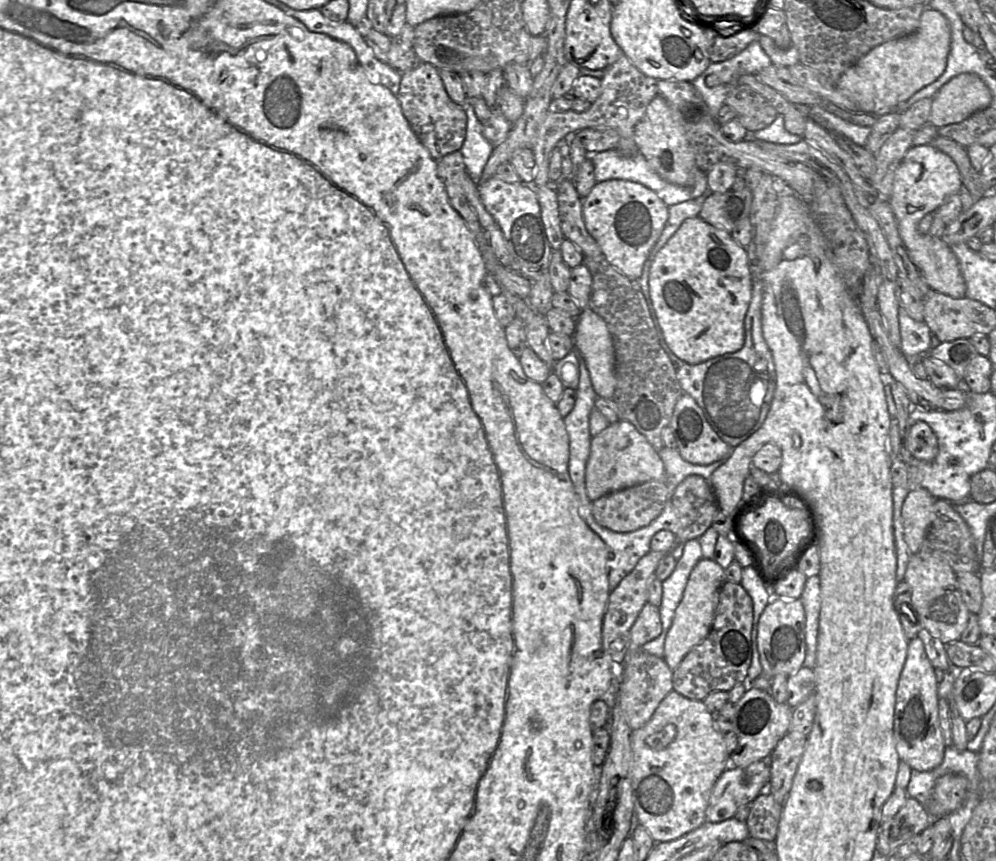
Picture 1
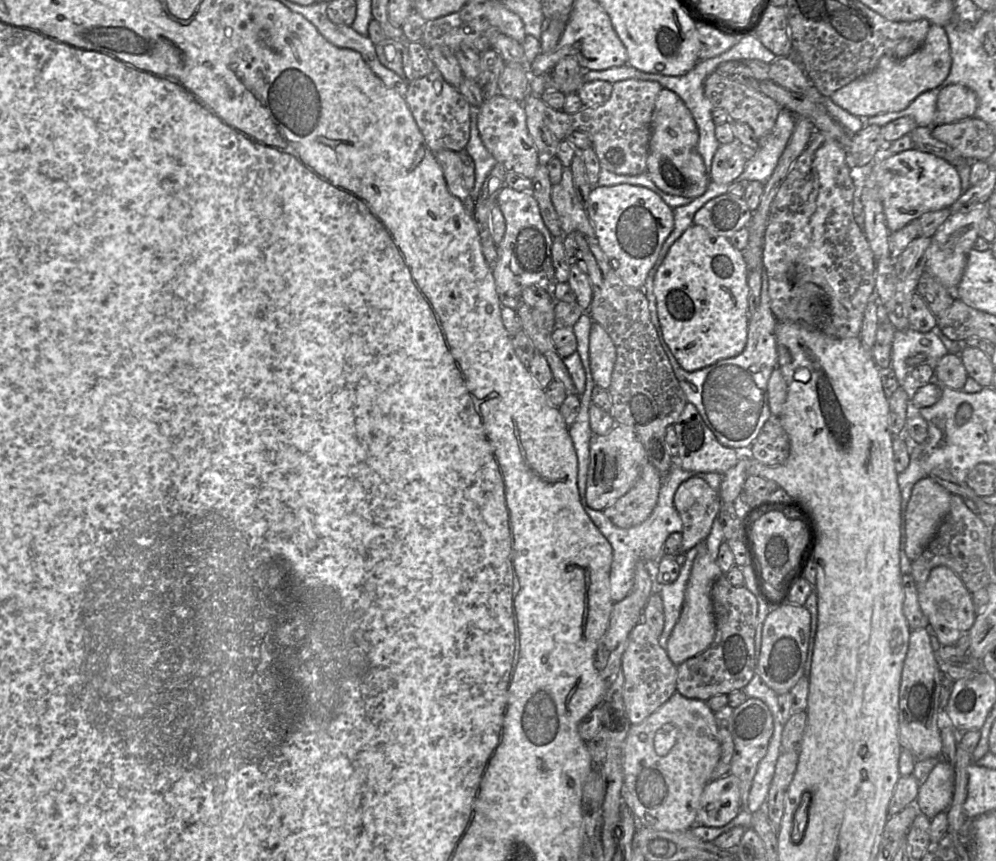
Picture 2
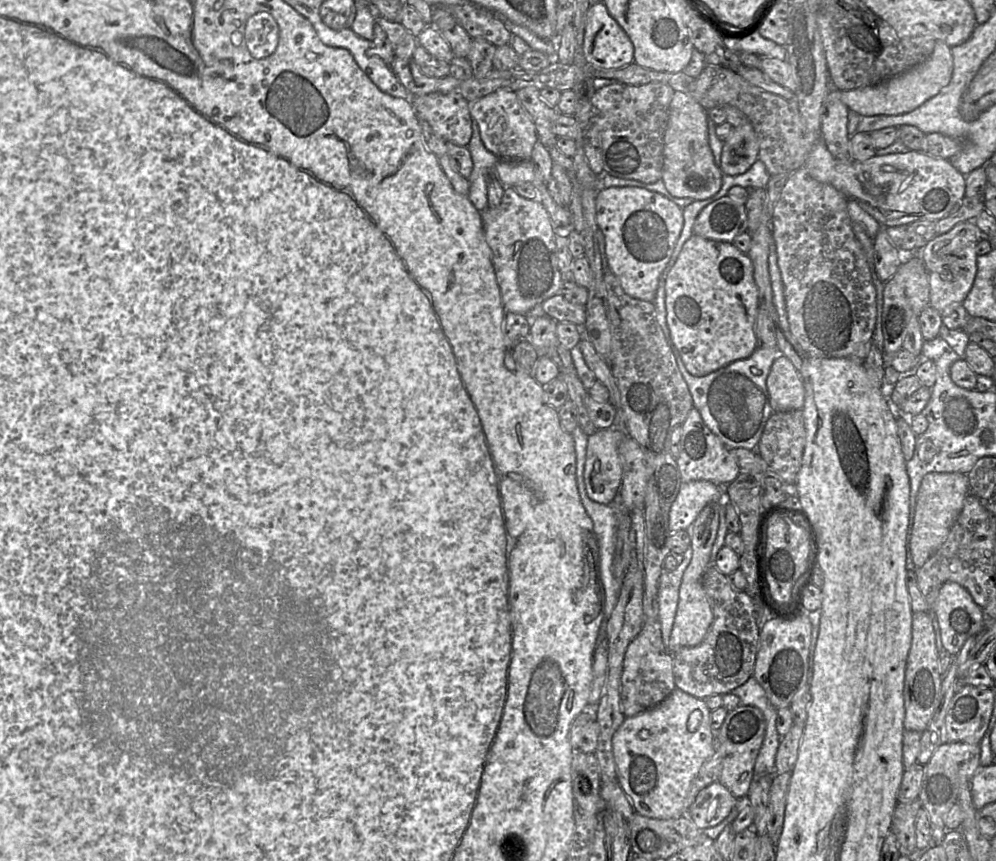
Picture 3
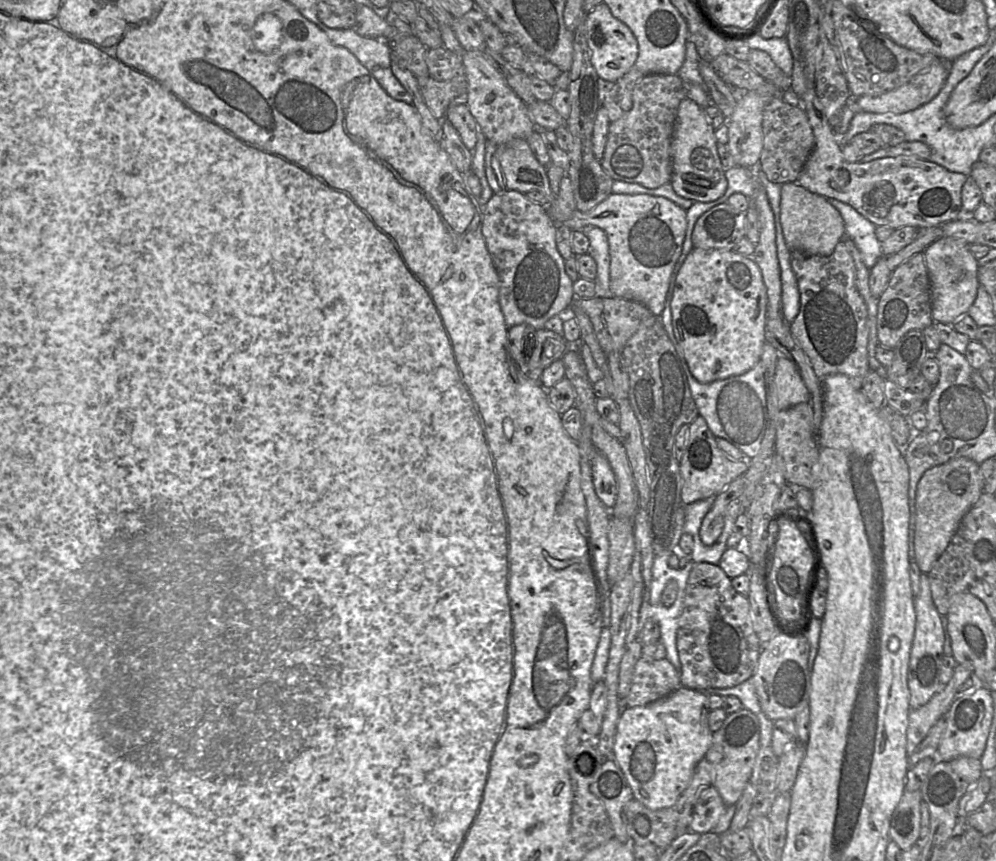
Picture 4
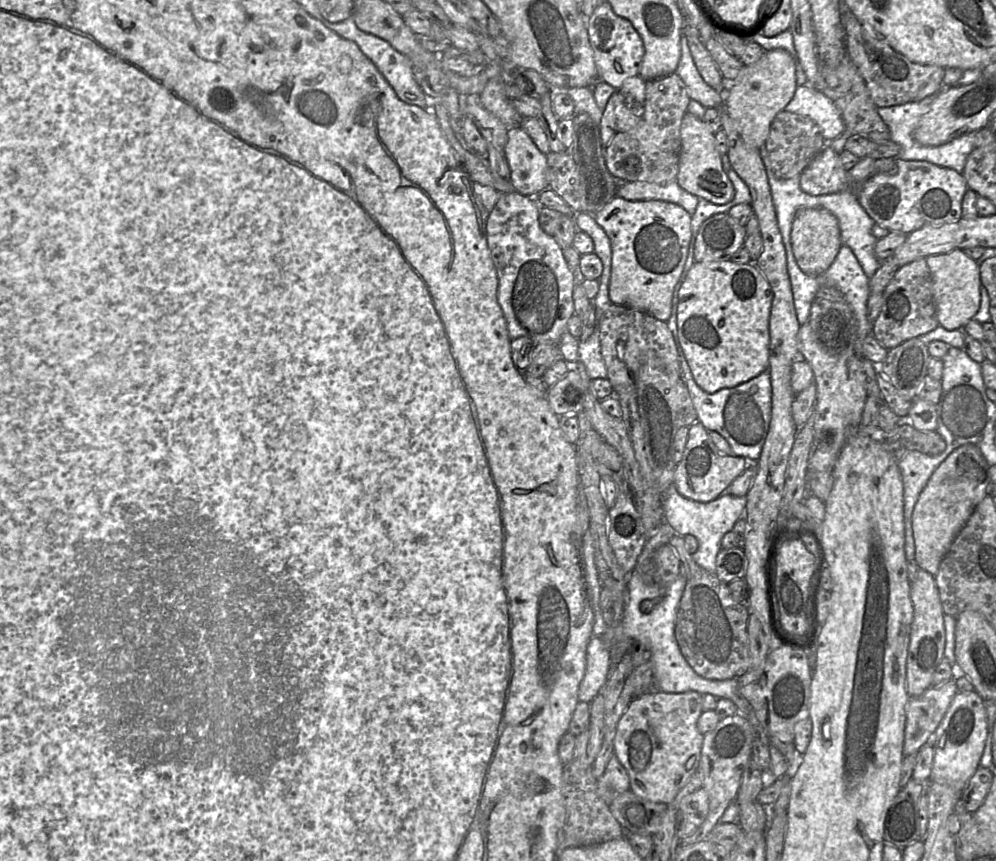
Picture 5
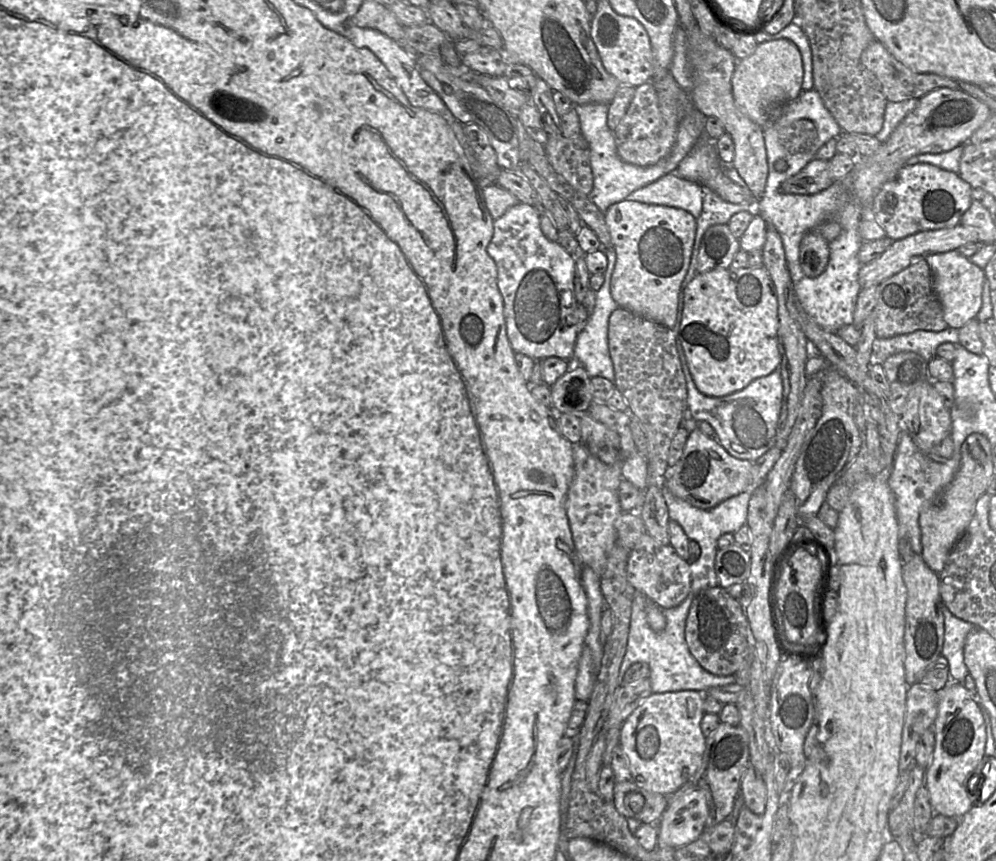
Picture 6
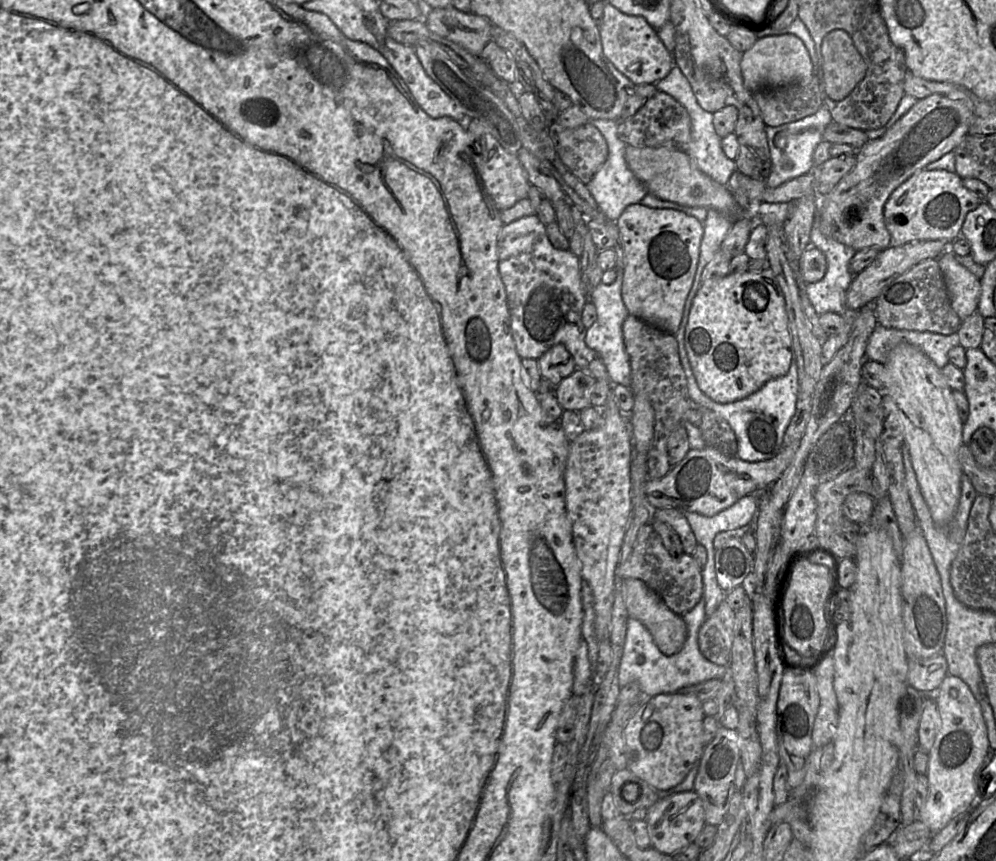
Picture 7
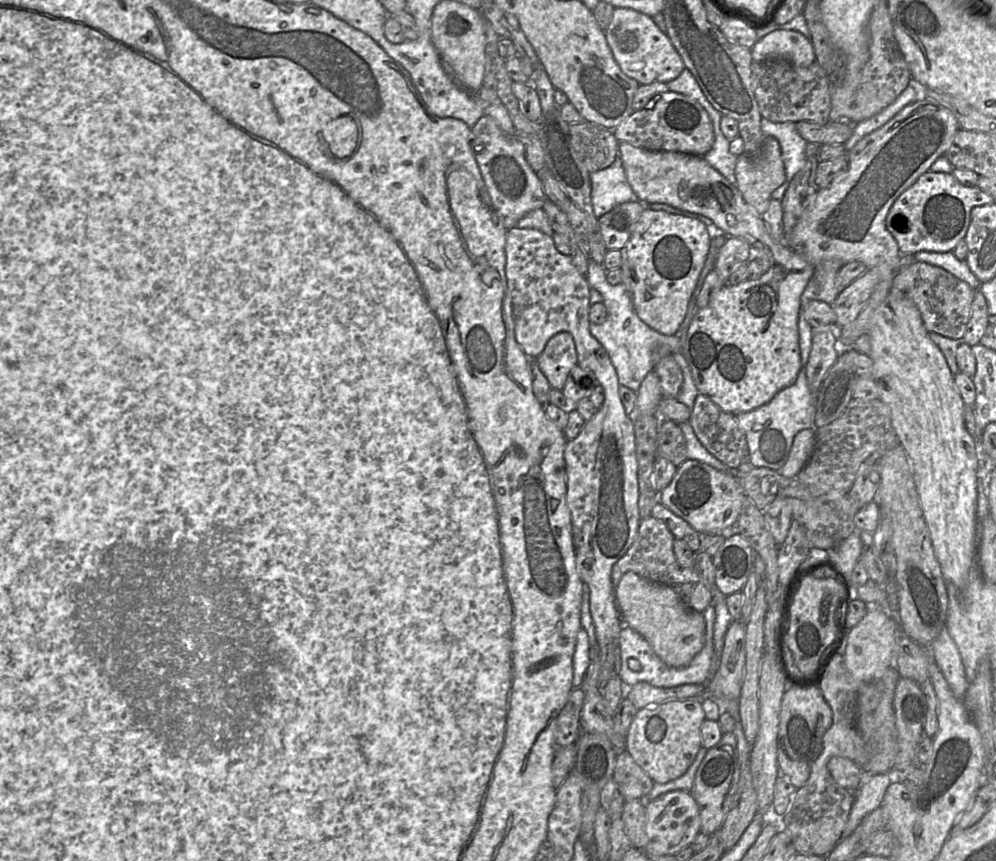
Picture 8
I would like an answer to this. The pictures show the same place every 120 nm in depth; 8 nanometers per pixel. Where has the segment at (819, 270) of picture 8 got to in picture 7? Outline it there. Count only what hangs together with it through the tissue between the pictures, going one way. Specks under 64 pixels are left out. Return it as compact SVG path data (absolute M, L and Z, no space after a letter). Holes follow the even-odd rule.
M819 199L818 208L816 208L815 211L815 218L810 232L810 241L811 241L810 246L815 246L824 253L827 261L827 270L824 277L820 281L806 284L806 293L815 312L818 315L827 312L834 312L840 315L845 315L845 312L847 311L845 305L846 291L849 288L855 276L850 271L849 264L851 258L855 255L857 251L855 251L853 248L849 246L846 246L822 234L820 230L820 221L821 221L821 203Z

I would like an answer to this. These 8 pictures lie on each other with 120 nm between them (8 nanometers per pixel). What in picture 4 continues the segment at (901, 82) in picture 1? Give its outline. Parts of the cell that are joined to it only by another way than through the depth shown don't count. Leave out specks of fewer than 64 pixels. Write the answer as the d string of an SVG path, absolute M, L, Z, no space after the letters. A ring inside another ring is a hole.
M939 59L901 87L879 96L859 96L856 101L864 112L906 113L934 99L945 85L948 76L943 59Z

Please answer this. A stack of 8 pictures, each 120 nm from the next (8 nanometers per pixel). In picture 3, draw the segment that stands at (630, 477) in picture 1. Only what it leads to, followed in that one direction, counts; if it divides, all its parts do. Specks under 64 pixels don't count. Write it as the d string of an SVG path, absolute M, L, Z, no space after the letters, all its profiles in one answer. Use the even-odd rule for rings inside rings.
M617 427L599 429L588 436L584 482L588 497L600 504L610 504L617 495L622 480L622 464L618 452L620 442L627 433Z

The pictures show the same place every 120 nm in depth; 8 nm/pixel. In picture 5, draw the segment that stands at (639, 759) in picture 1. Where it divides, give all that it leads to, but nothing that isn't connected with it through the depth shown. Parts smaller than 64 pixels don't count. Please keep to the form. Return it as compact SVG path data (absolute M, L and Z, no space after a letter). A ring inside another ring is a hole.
M650 691L634 698L617 723L614 755L626 769L630 790L656 803L670 804L698 770L704 735L698 729L703 697L696 691Z

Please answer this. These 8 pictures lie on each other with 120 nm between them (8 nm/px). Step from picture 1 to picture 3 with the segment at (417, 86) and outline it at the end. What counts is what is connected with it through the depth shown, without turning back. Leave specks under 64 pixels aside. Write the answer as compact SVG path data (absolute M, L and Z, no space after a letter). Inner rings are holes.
M459 94L411 95L411 104L420 120L429 123L447 143L467 146L472 136L470 103Z

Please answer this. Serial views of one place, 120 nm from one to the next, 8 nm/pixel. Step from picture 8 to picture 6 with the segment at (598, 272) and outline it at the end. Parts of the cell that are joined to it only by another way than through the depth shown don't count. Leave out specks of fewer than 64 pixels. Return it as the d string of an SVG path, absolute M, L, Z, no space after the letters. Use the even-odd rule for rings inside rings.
M603 247L602 251L604 251L607 256L608 266L603 274L603 285L596 291L596 303L593 313L589 316L585 328L578 334L575 344L575 359L579 365L585 368L591 378L597 376L604 377L614 383L614 367L608 347L608 321L611 313L618 308L618 304L611 296L611 277L615 267L616 253L613 247Z

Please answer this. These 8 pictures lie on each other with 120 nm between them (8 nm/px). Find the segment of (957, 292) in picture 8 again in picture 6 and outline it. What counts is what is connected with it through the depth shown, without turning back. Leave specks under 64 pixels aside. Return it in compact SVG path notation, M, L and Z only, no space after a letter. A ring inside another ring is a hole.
M925 258L916 259L908 267L879 284L873 313L877 338L891 338L918 330L940 332L948 328L941 303L932 287L932 274Z

